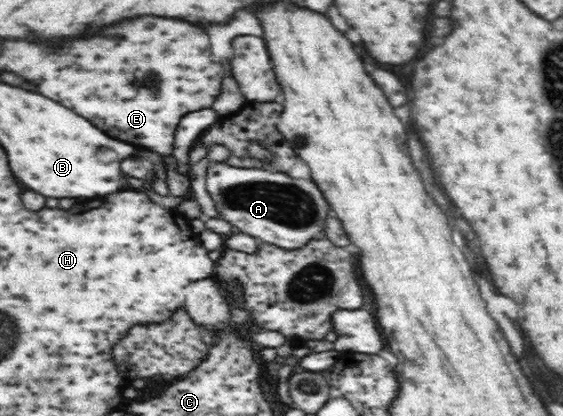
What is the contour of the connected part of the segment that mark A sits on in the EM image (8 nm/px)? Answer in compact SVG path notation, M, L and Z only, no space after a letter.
M223 162L210 163L206 176L217 217L259 241L295 250L322 233L329 205L311 179L295 178L285 171L270 172L257 168L231 167Z

